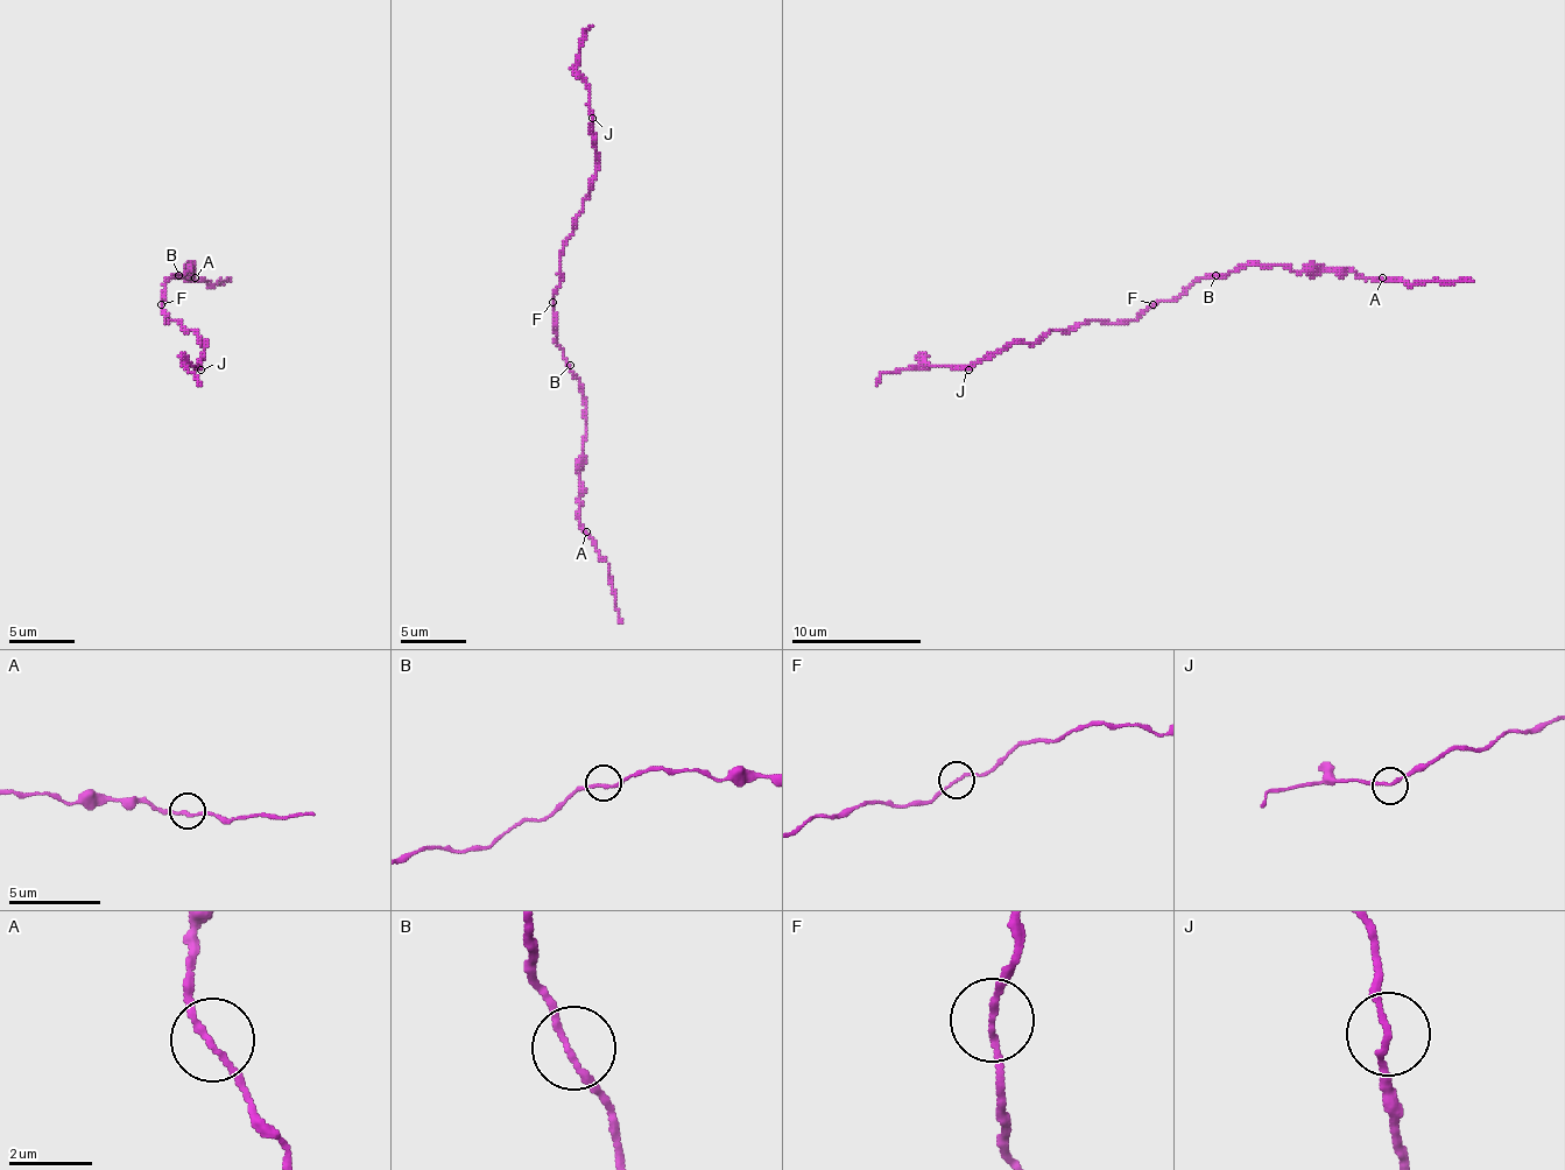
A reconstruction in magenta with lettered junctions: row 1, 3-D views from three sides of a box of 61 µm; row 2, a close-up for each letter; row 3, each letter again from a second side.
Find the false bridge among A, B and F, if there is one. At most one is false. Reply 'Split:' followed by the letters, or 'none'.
Split: none

